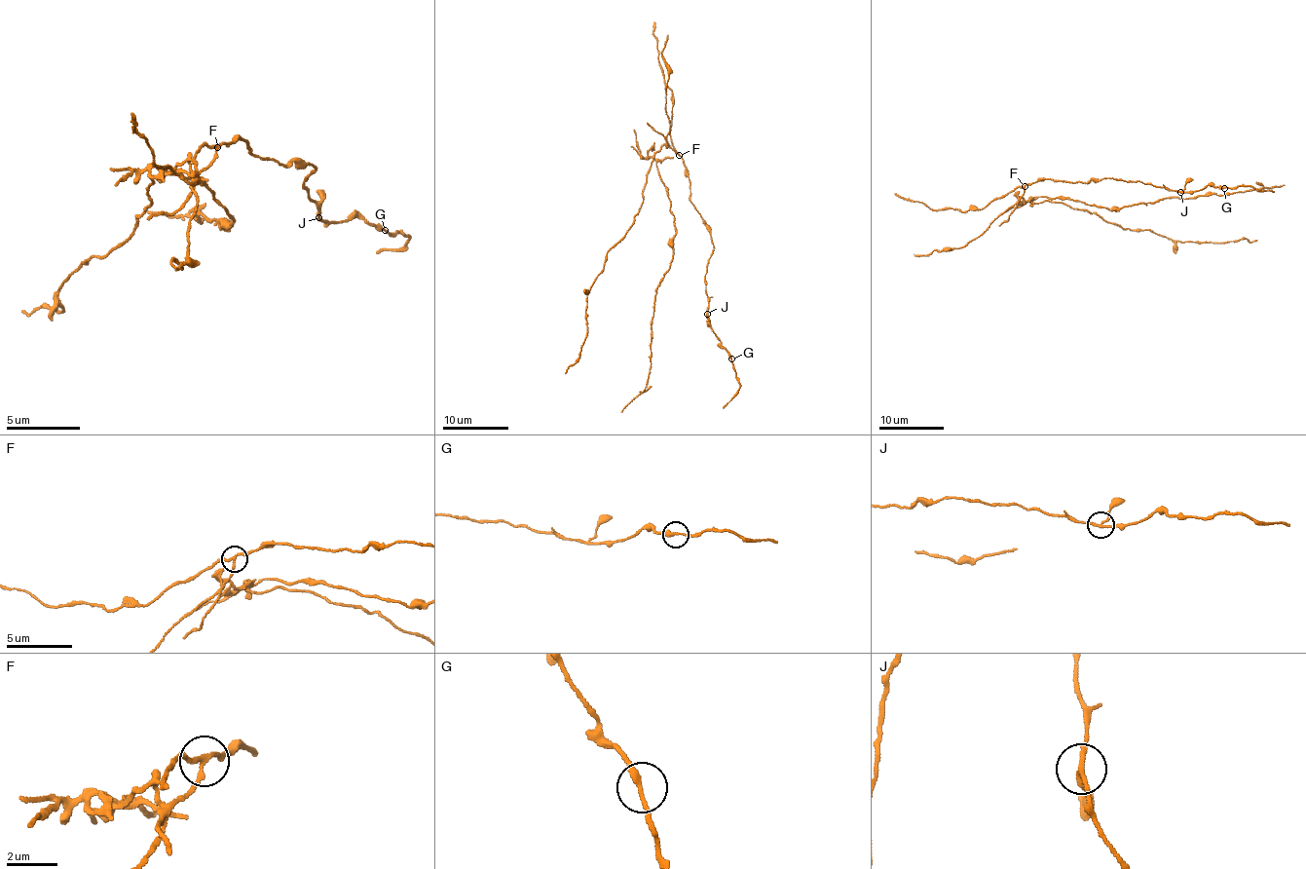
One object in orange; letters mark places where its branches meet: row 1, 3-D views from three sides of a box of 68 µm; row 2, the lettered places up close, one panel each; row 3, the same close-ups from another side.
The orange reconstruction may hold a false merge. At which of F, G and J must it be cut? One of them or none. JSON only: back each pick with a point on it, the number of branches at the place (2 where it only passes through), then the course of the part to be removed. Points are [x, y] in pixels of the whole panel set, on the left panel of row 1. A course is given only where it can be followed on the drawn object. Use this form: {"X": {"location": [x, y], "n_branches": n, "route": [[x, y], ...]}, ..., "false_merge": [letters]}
{"F": {"location": [217, 147], "n_branches": 3, "route": [[217, 146], [205, 167], [185, 162], [166, 172], [205, 185], [234, 225], [198, 210], [200, 224], [142, 211]]}, "false_merge": ["F"]}

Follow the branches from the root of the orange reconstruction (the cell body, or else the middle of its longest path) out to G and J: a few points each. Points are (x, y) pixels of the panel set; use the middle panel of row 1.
G: (668, 147), (682, 159), (690, 202), (712, 239), (713, 253), (705, 276), (707, 317), (731, 358)
J: (668, 147), (682, 159), (689, 178), (690, 202), (712, 239), (713, 253), (705, 276), (709, 301), (707, 314)

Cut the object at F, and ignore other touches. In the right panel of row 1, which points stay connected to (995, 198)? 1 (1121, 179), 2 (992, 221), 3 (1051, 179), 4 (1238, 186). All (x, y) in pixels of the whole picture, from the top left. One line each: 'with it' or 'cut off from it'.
1: with it
2: cut off from it
3: with it
4: with it

